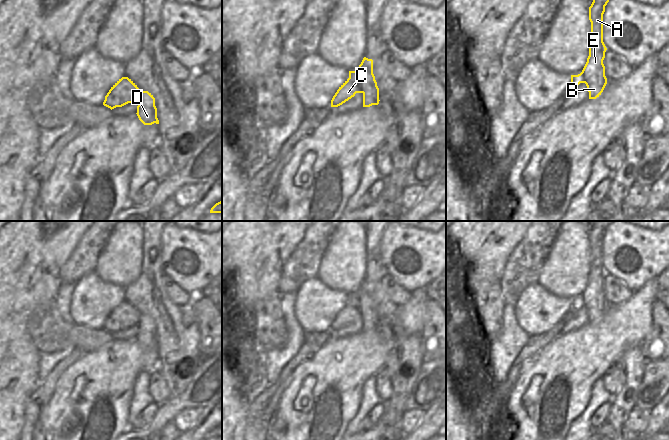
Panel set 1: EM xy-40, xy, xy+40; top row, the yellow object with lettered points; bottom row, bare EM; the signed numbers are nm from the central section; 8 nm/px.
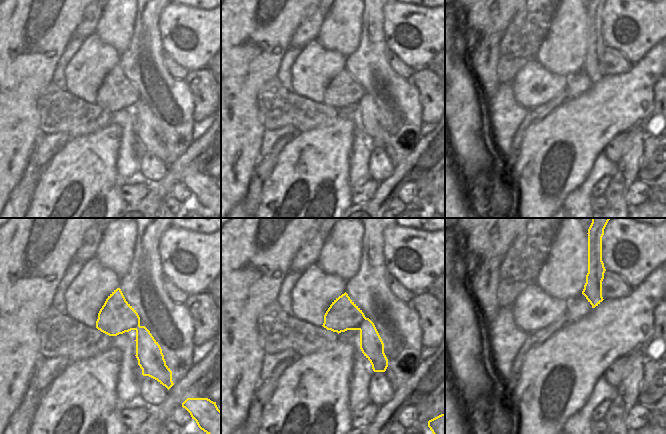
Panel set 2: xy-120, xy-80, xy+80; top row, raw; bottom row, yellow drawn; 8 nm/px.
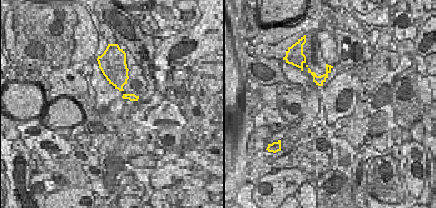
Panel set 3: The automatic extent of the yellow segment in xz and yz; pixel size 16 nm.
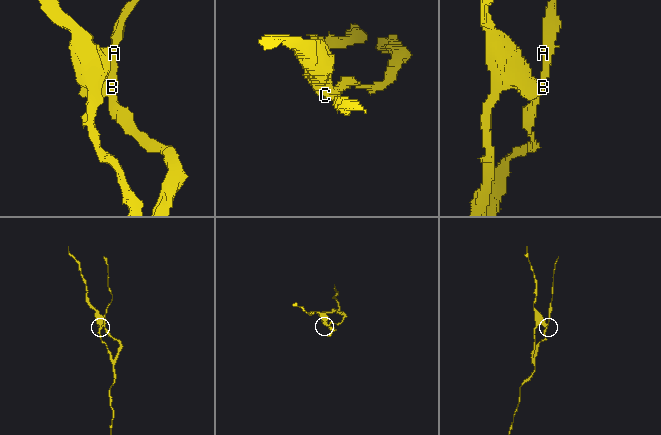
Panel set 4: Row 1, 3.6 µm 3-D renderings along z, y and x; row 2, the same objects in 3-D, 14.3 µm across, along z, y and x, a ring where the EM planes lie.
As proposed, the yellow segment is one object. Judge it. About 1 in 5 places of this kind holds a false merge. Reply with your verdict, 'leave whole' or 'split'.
split

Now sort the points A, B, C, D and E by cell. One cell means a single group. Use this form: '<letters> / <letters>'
A B D E / C

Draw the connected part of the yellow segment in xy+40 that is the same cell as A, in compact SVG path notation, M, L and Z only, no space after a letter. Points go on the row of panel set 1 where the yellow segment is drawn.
M593 0L589 7L591 44L587 62L581 72L589 92L589 99L599 97L607 84L605 66L603 64L607 50L603 42L603 14L608 2L609 0Z

